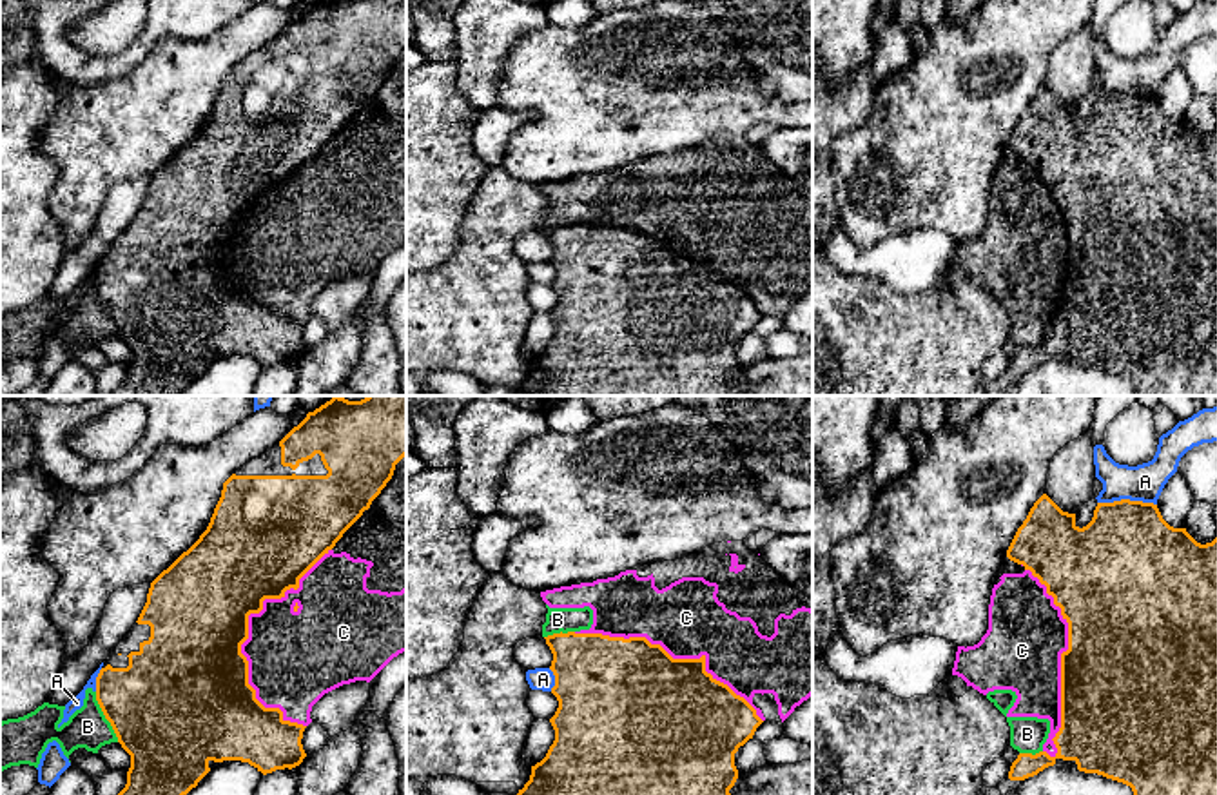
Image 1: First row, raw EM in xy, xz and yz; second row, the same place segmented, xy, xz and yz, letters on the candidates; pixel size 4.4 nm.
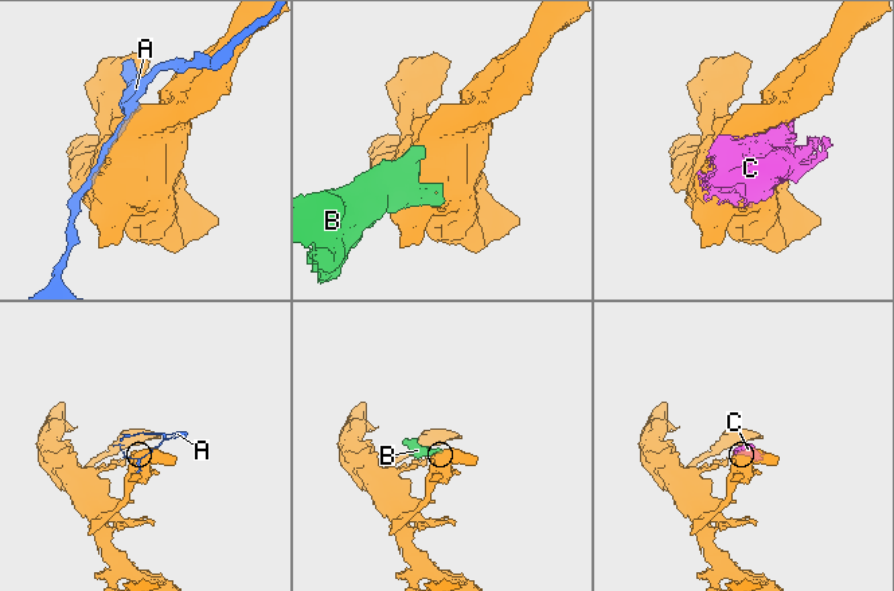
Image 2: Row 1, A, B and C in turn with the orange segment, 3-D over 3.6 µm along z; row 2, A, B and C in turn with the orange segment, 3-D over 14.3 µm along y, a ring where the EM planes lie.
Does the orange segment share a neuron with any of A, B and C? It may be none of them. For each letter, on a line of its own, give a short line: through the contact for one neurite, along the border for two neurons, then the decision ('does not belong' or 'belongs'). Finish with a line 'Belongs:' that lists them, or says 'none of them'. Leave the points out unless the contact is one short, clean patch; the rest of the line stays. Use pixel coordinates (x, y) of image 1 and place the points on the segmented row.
A: does not belong
B: does not belong
C: does not belong
Belongs: none of them

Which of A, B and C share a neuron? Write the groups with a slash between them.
A / B C

